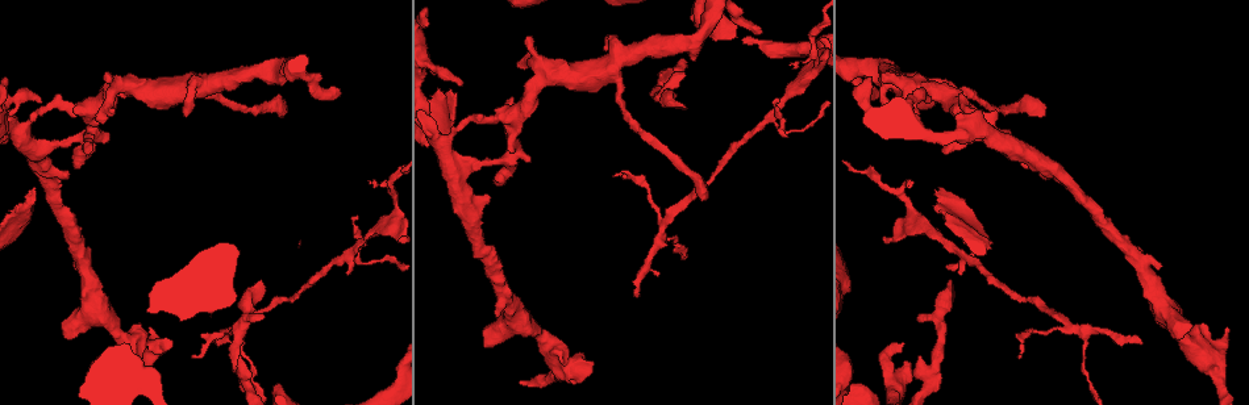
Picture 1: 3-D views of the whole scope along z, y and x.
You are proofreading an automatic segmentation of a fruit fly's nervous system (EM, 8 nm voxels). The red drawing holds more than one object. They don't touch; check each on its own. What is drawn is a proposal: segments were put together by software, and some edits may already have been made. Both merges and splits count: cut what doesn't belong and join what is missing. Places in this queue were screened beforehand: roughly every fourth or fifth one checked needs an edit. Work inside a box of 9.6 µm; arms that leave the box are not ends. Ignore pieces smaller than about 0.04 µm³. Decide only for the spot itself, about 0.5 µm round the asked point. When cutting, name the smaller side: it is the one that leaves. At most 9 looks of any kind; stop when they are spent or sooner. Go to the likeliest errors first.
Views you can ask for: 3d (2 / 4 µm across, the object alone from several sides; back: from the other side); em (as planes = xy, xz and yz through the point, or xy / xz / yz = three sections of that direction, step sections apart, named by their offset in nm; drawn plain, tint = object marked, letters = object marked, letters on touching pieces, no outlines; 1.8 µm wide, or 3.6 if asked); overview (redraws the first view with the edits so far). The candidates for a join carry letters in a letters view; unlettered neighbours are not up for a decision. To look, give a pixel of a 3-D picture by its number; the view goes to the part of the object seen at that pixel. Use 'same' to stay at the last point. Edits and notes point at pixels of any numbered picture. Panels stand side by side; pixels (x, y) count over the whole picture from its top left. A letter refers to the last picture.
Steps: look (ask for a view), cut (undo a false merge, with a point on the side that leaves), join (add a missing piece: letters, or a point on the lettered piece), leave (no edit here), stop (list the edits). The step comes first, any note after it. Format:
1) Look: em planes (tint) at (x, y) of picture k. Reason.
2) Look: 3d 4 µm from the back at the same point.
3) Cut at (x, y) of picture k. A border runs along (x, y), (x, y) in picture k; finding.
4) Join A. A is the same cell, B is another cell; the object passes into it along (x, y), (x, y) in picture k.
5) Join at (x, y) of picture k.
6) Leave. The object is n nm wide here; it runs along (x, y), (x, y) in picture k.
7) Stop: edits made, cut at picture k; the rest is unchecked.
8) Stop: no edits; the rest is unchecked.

Look: em xz step 4 (tint) at (920, 358) of picture 1. An open end.

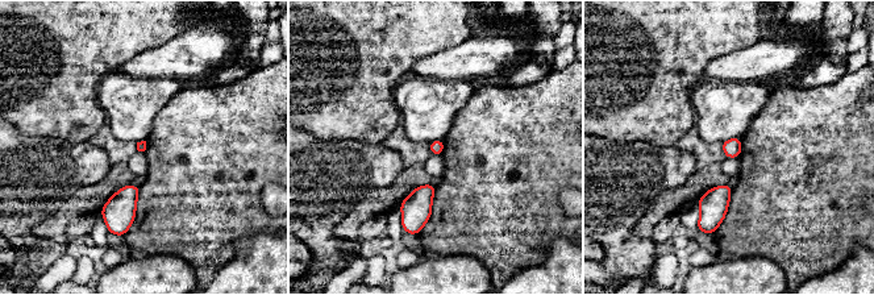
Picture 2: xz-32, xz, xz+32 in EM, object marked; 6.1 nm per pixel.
Look: em planes (letters) at the same point.

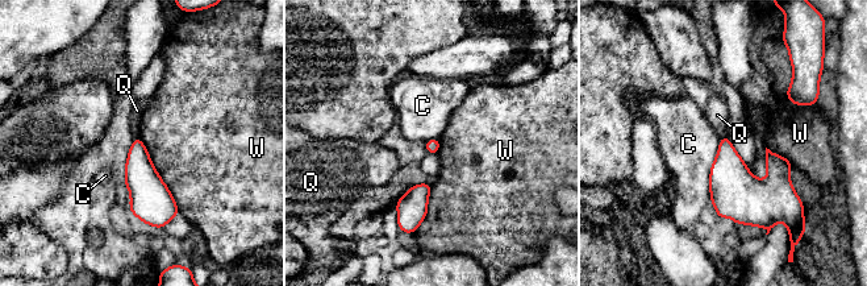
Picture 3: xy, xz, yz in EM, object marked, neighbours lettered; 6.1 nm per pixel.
Leave. C, Q and W are other cells; no lettered piece goes on from it.

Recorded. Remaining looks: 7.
Look: em planes (plain) at (949, 286) of picture 1. Free end.

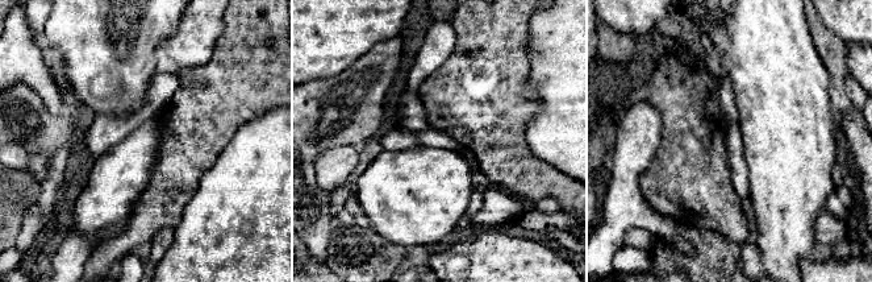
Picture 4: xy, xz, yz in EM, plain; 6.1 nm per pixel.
Look: em planes (letters) at the same point.

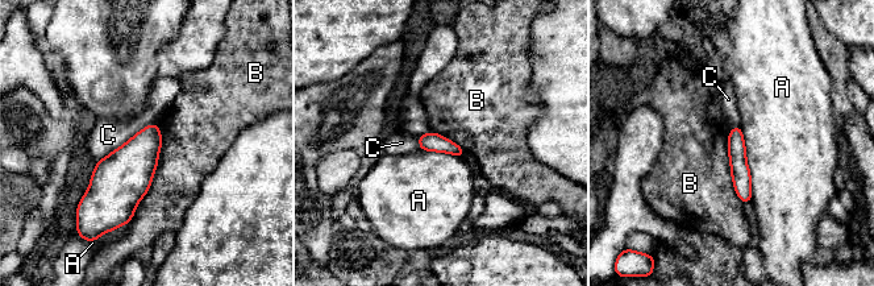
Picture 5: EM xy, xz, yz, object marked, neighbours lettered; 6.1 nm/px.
Leave. A, B and C are other cells; it runs along (737, 129), (737, 162), (745, 199) in picture 5; no lettered piece goes on from it.

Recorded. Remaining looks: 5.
Look: em planes (letters) at (637, 297) of picture 1. Tapers out.

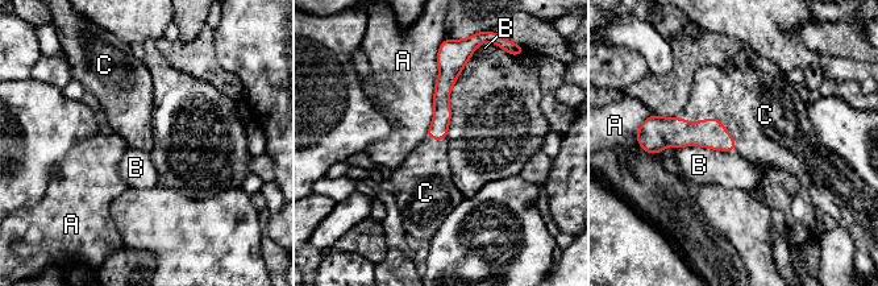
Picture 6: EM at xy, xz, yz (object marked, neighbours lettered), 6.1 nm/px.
Join at (765, 115) of picture 6. The longest contact is with A, 550 nm; C is the same cell, A and B are other cells; the object passes into it along (710, 133), (728, 132), (765, 115) in picture 6; it goes on there.

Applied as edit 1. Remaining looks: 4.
Look: em yz step 8 (tint) at (549, 75) of picture 1. A fork.

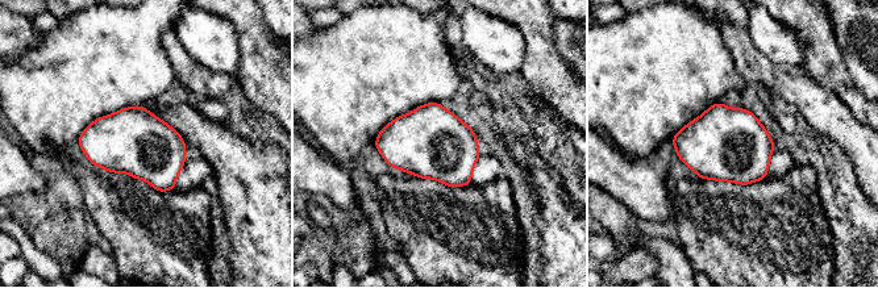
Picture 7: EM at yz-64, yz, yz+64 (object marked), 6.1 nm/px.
Look: em planes (letters) at the same point.

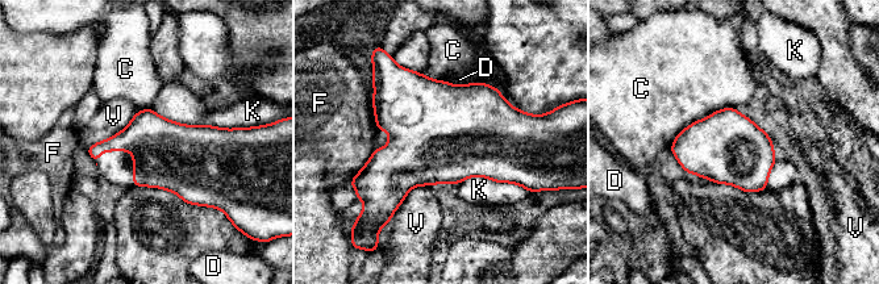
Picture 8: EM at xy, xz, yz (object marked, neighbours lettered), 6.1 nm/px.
Leave. C, D, F, K and V are other cells; a border runs along (138, 111), (119, 132), (86, 149) in picture 8; all the same neuron.

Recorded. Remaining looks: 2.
Stop: edits made, join at picture 6; the rest is unchecked.

